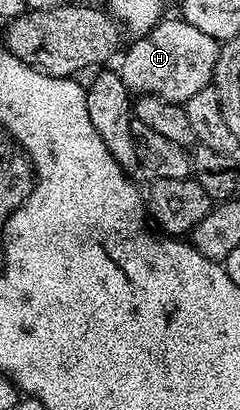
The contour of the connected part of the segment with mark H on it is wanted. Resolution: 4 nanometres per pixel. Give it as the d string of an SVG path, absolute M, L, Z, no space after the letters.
M183 17L165 18L151 31L133 38L123 52L124 60L118 64L122 81L129 92L141 95L161 95L170 103L185 104L194 93L210 86L212 70L220 52L220 43L214 37L194 29Z

